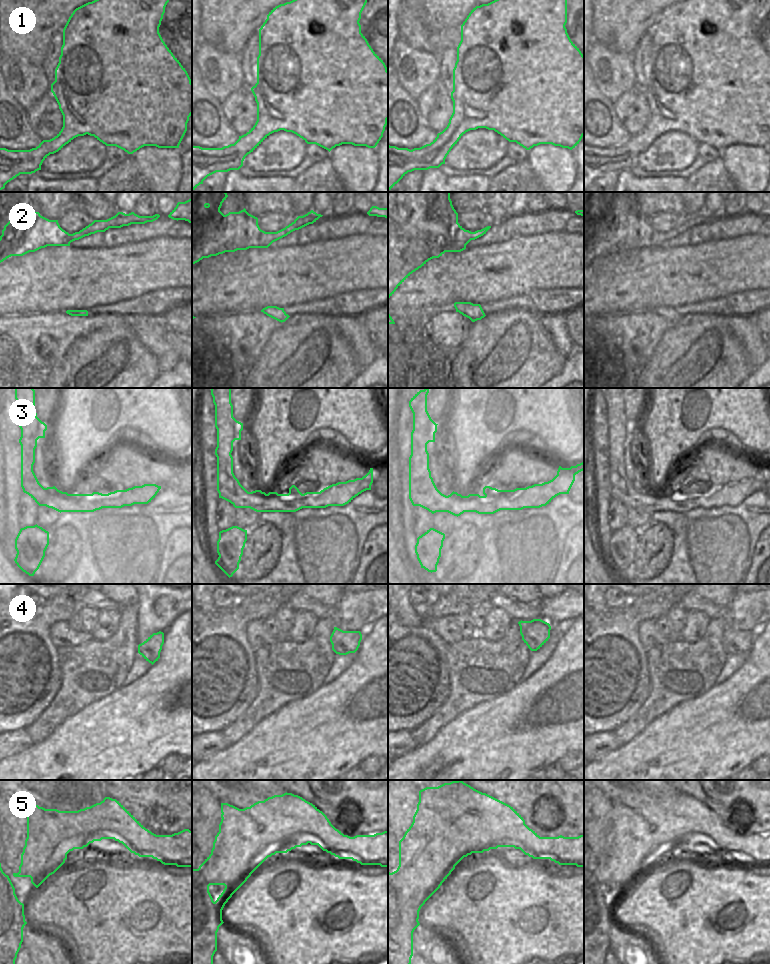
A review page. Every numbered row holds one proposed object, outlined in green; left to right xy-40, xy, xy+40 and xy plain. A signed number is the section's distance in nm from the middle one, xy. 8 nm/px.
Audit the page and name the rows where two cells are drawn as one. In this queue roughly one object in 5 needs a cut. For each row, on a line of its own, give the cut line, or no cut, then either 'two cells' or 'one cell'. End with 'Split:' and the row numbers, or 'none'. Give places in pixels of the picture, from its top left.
1: no cut | one cell
2: no cut | one cell
3: no cut | one cell
4: no cut | one cell
5: xy+40 (413, 820), (431, 807), (477, 819), (474, 836), (519, 839) | two cells
Split: 5

